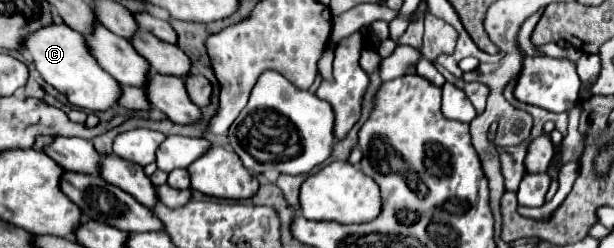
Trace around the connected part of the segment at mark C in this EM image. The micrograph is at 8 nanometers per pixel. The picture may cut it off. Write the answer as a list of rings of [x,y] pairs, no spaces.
[[[50,24],[48,28],[40,28],[22,40],[22,52],[34,62],[36,70],[44,78],[46,84],[62,92],[70,104],[86,110],[106,110],[118,104],[122,86],[104,72],[98,62],[92,58],[88,46],[80,32],[74,32],[66,24]]]

